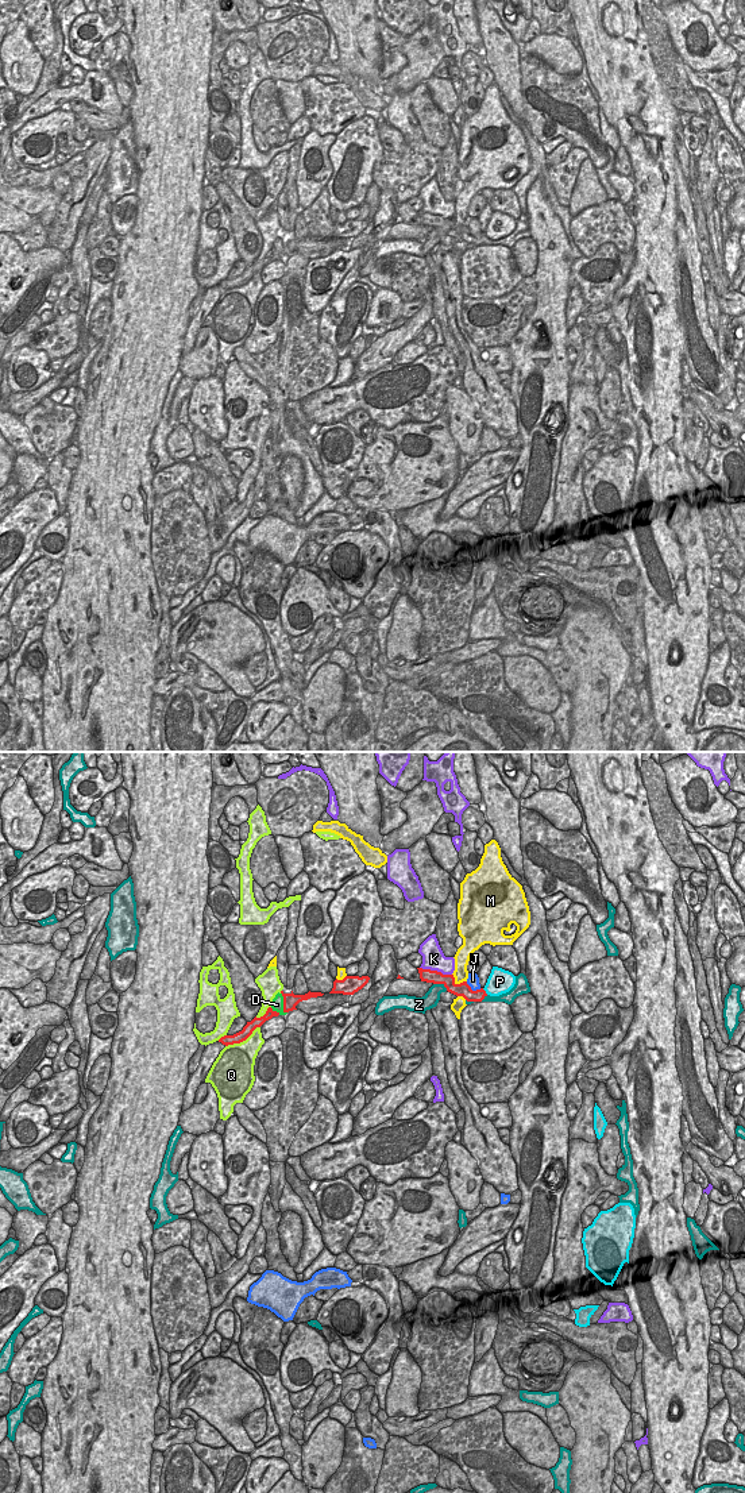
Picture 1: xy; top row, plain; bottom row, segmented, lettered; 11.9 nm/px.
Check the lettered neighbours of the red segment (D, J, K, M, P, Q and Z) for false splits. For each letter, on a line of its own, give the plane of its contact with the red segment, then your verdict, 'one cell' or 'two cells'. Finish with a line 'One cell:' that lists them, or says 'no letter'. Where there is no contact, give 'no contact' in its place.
D: xy | two cells
J: xy | two cells
K: xy | two cells
M: xy | two cells
P: xy | two cells
Q: xy | two cells
Z: xy | two cells
One cell: no letter

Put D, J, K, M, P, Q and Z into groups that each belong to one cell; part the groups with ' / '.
D / J / K / M / P / Q / Z

